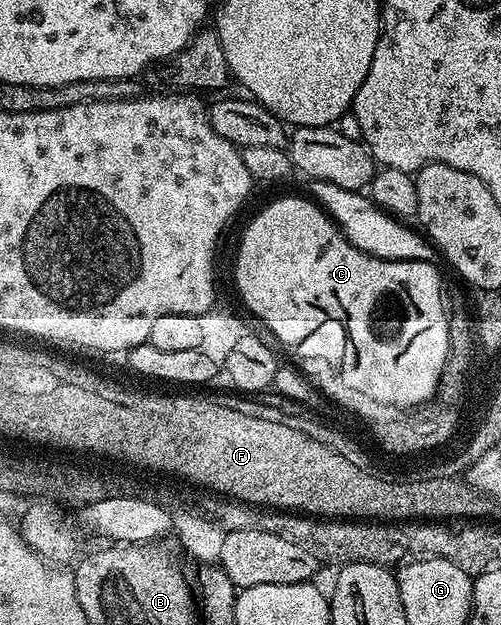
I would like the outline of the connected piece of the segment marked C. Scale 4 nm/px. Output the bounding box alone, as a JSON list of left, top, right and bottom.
[237,196,447,403]

